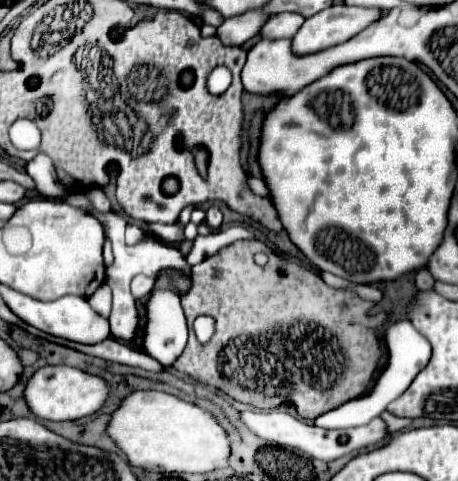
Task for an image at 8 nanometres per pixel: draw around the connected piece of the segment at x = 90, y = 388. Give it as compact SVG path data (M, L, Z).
M42 366L26 382L24 400L42 420L76 420L94 414L108 398L108 386L102 378L86 374L72 366Z

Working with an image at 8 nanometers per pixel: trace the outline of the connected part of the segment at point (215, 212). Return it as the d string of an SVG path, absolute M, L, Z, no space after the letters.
M212 206L212 208L206 210L206 224L208 224L212 230L218 230L222 222L223 214L216 206Z

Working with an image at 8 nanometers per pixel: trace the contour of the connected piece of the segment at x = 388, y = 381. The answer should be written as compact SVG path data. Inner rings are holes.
M398 320L398 322L388 324L386 330L384 330L384 342L386 342L386 348L388 348L388 362L386 362L384 370L380 372L380 376L376 378L376 384L370 390L370 394L348 400L346 404L322 414L320 418L314 420L316 426L322 426L322 428L354 428L354 426L362 426L362 424L370 422L372 418L378 418L386 410L386 406L410 386L410 382L416 378L416 374L430 360L428 340L408 320Z

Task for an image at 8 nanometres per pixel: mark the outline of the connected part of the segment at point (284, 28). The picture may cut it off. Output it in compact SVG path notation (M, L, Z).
M280 12L280 14L270 14L264 26L260 28L260 38L264 40L278 40L278 38L292 38L298 28L302 26L304 16L294 14L294 12Z

